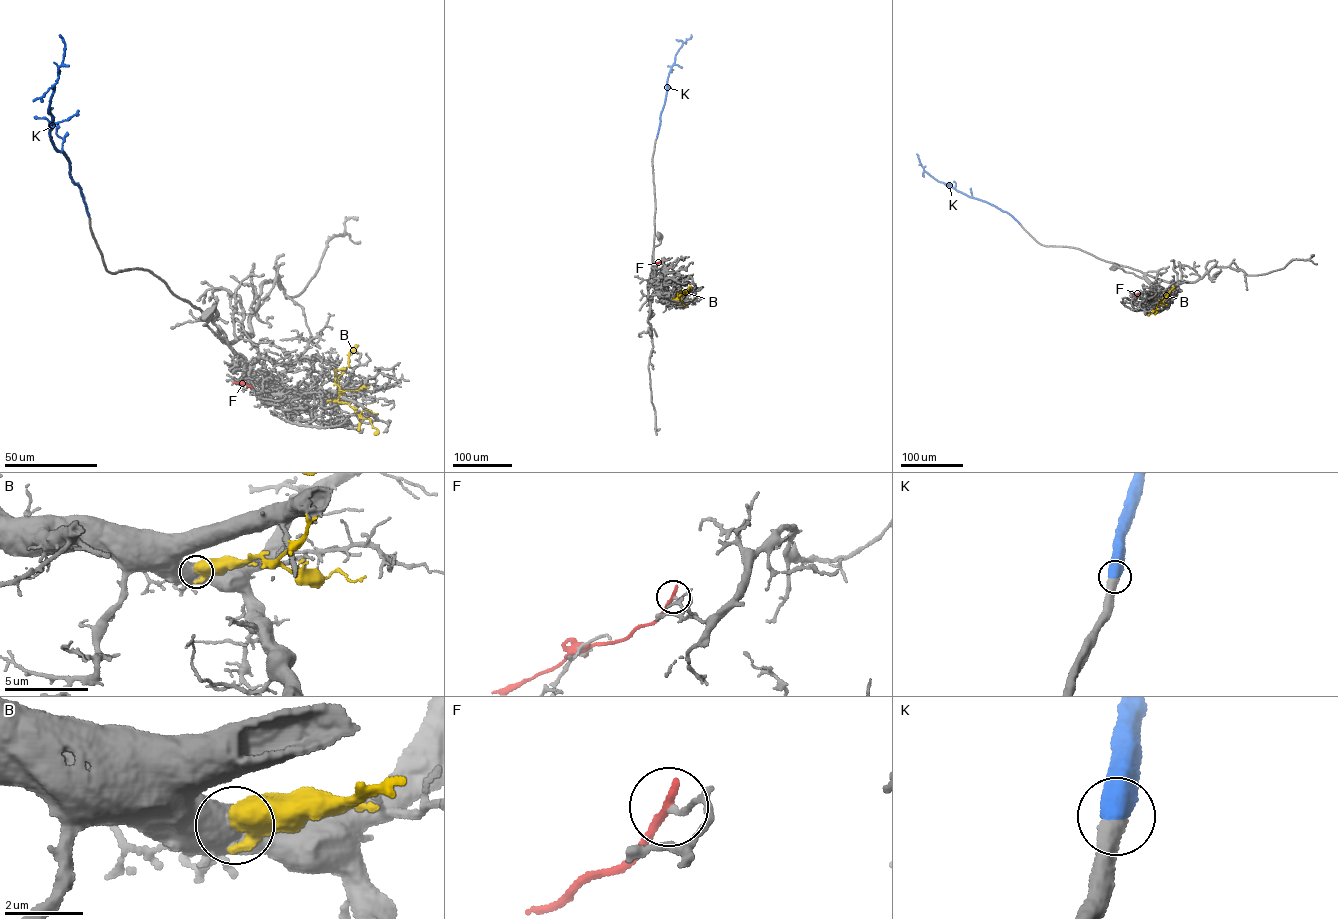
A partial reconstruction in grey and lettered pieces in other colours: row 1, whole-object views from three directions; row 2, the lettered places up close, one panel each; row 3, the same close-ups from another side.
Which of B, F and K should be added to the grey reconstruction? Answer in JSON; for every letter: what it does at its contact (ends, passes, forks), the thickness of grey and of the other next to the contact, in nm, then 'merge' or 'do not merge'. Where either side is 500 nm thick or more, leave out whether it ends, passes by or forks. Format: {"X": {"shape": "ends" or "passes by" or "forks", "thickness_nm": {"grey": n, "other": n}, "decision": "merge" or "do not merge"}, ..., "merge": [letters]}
{"B": {"thickness_nm": {"grey": 750, "other": 800}, "decision": "do not merge"}, "F": {"shape": "ends", "thickness_nm": {"grey": 150, "other": 240}, "decision": "do not merge"}, "K": {"thickness_nm": {"grey": 500, "other": 650}, "decision": "merge"}, "merge": ["K"]}

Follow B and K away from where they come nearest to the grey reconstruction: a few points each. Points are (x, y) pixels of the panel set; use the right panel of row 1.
B: (1168, 304), (1157, 304), (1148, 315)
K: (1019, 224), (993, 205), (934, 179), (924, 170), (916, 154)

